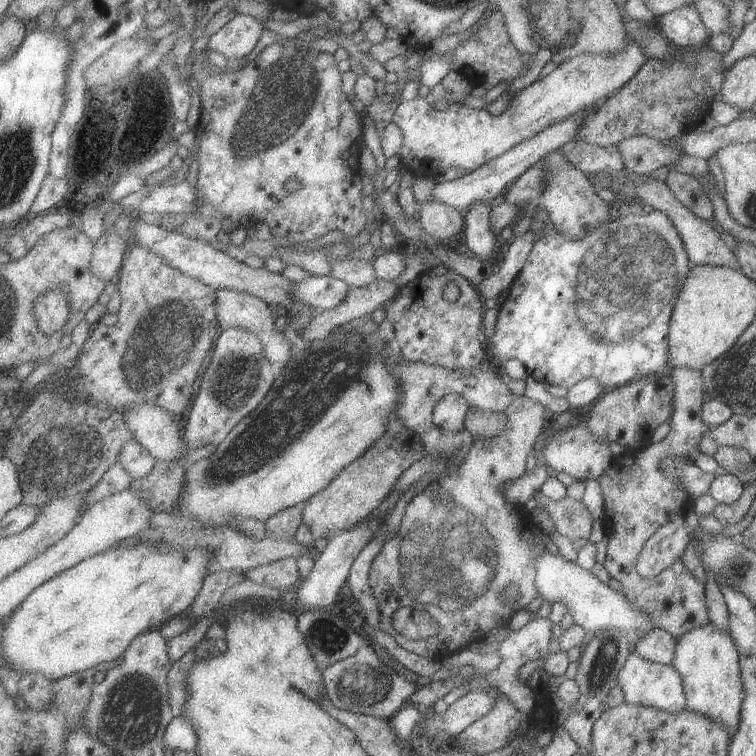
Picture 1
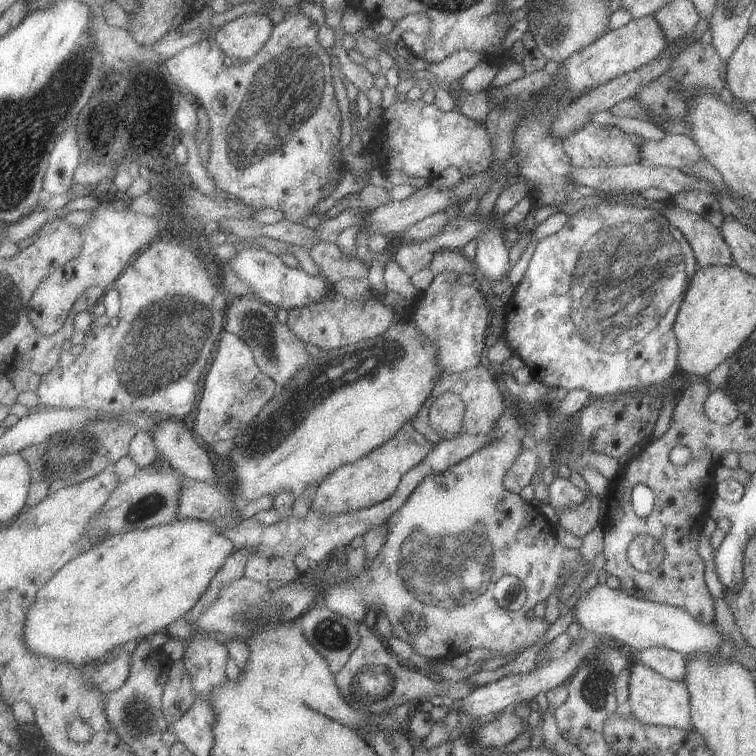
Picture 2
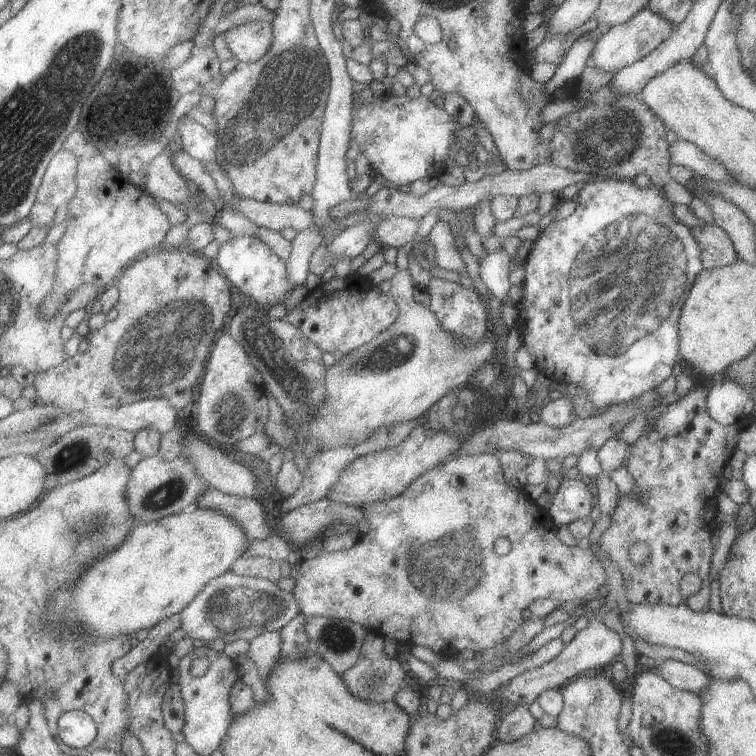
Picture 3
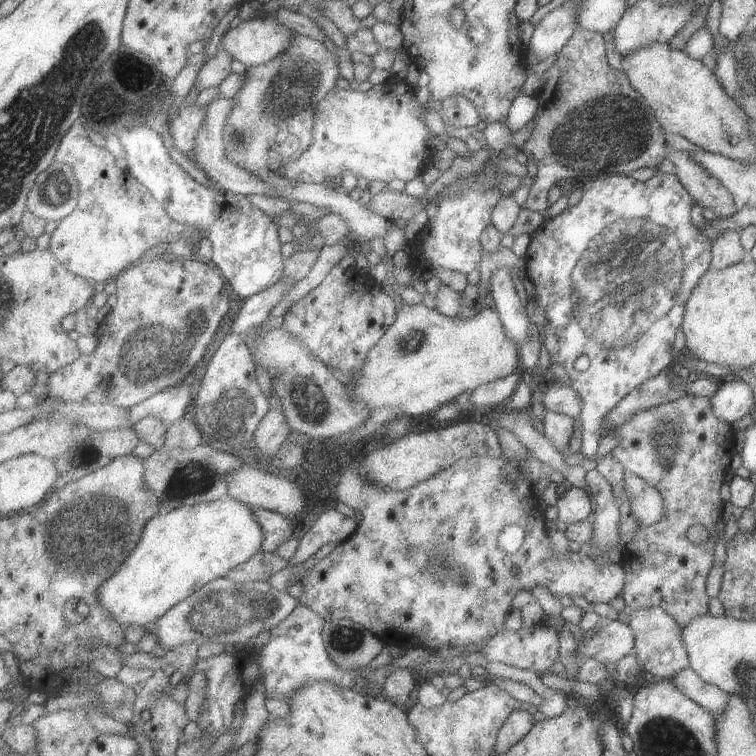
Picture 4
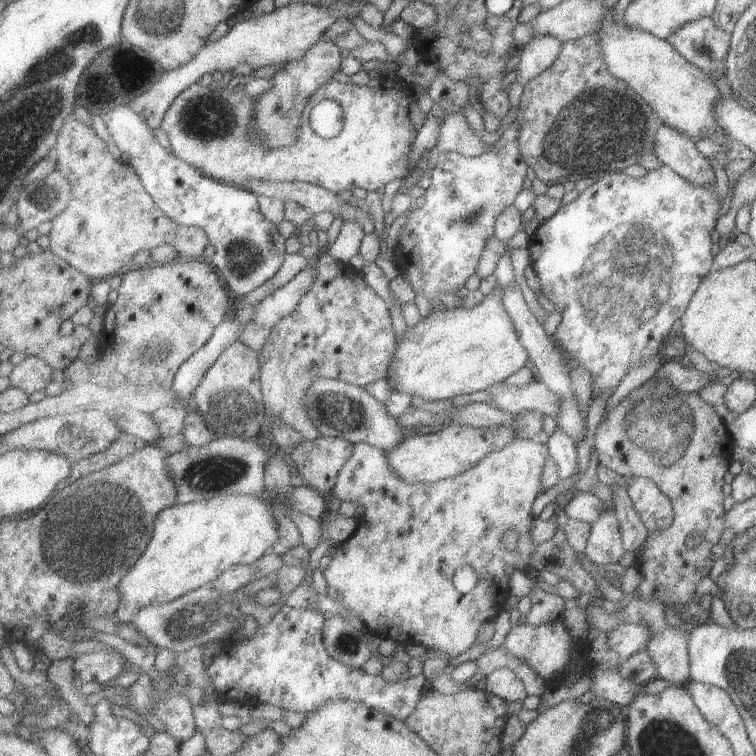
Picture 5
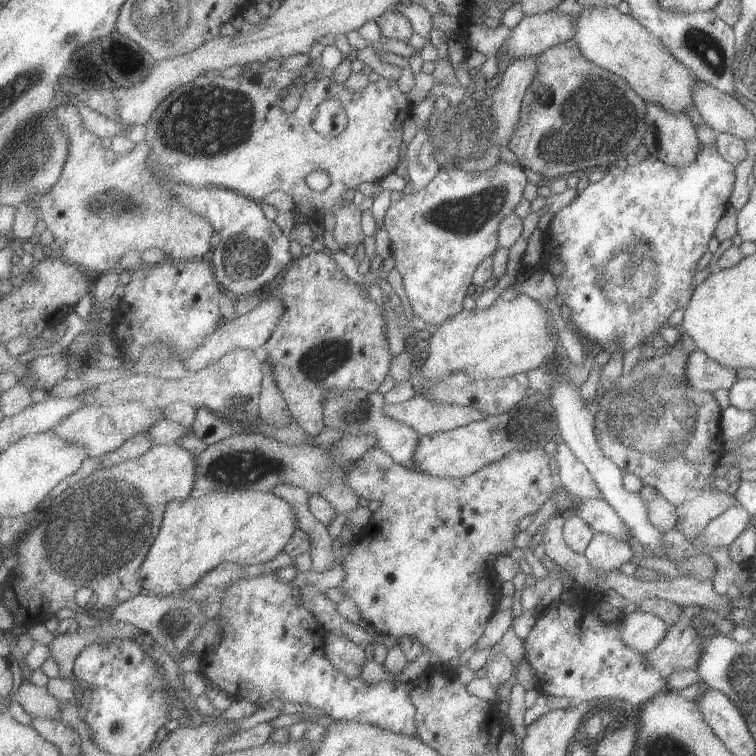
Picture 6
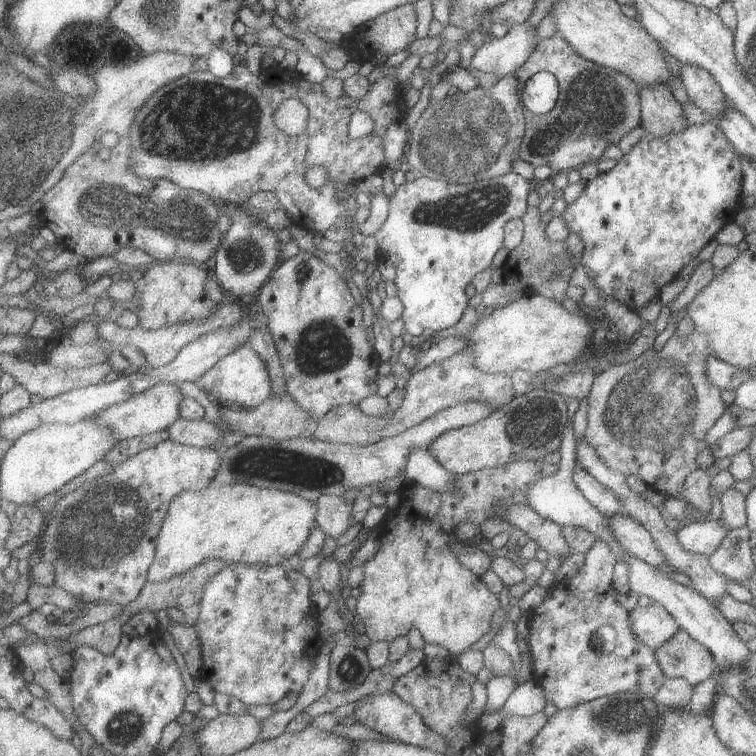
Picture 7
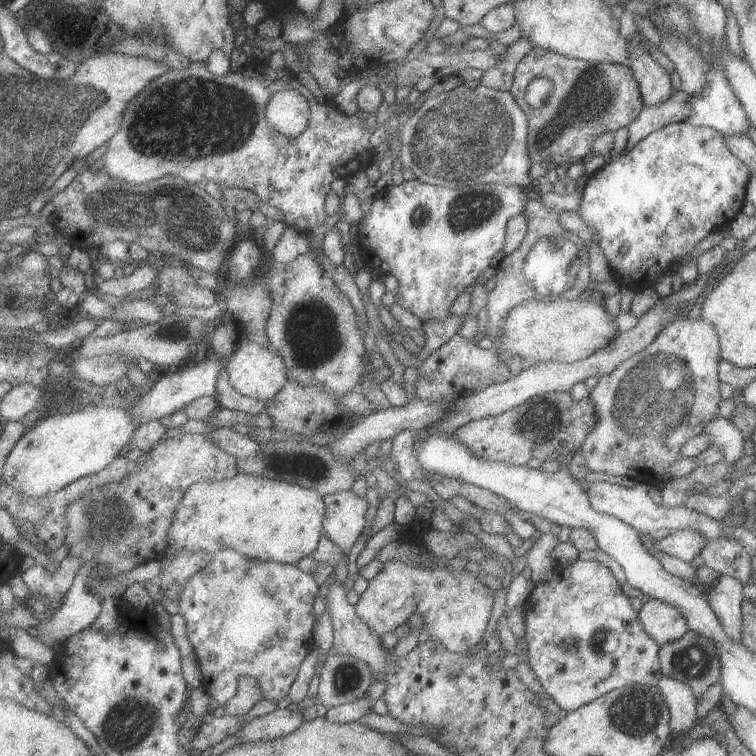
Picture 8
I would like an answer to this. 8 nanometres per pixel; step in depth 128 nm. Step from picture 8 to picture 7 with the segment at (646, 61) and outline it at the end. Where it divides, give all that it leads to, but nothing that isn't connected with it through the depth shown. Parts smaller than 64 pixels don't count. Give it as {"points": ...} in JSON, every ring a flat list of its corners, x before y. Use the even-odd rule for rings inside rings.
{"points":[[653,84,639,89,640,124,644,133,651,136,667,136,671,132,681,132,688,123,683,116,683,108,671,95,669,86]]}

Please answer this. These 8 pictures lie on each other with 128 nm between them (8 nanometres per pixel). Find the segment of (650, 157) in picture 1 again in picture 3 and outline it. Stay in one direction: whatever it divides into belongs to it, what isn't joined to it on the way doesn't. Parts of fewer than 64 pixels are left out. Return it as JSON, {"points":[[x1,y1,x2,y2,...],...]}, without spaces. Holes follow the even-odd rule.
{"points":[[677,138,668,145,667,154,669,154,671,164,685,166,696,176,707,178,707,180,715,180,715,182,733,181,720,162,705,156,704,152,701,152,695,144,687,142,687,140]]}

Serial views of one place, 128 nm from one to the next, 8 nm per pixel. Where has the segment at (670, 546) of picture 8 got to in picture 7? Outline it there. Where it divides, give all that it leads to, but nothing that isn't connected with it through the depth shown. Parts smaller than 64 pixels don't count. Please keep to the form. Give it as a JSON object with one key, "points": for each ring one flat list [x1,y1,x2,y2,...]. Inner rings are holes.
{"points":[[719,518,701,523,689,523,685,530,676,534,676,538,683,546,683,550,708,556,723,542,727,531,729,528,725,526,722,518]]}

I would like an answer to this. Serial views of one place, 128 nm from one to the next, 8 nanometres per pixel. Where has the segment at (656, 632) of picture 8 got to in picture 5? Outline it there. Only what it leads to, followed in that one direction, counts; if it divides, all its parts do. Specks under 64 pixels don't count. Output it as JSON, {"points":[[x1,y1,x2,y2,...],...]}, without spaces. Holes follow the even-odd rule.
{"points":[[621,623,605,634,607,648,615,652,622,659,626,659,635,652,643,651,651,632,643,624]]}

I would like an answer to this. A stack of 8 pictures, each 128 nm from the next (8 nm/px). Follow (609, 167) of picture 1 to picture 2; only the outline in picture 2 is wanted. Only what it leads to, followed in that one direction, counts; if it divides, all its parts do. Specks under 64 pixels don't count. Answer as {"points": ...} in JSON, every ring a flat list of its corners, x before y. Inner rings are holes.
{"points":[[587,122,583,128,571,132,560,140,563,152,569,156,569,162,573,167,616,167,629,164,637,164,637,152,642,138,635,134,626,134,615,125,599,125]]}

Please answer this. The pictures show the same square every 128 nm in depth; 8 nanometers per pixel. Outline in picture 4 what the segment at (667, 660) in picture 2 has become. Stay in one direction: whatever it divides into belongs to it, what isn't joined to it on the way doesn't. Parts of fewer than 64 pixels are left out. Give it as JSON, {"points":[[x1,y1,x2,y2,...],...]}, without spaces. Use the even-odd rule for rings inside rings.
{"points":[[689,666,673,674,670,681,681,694,689,697,695,704,703,706,713,718,719,716,727,706,727,693,715,685,703,682]]}

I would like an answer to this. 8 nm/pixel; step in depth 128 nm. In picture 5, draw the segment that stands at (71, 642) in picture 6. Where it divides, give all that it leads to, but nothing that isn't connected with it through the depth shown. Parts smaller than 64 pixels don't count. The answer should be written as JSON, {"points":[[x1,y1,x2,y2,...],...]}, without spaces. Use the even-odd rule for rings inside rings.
{"points":[[68,659,52,661,47,669,47,678,59,689,61,698,89,727,97,720,97,716,94,706,87,704,86,695,75,685,75,661]]}

